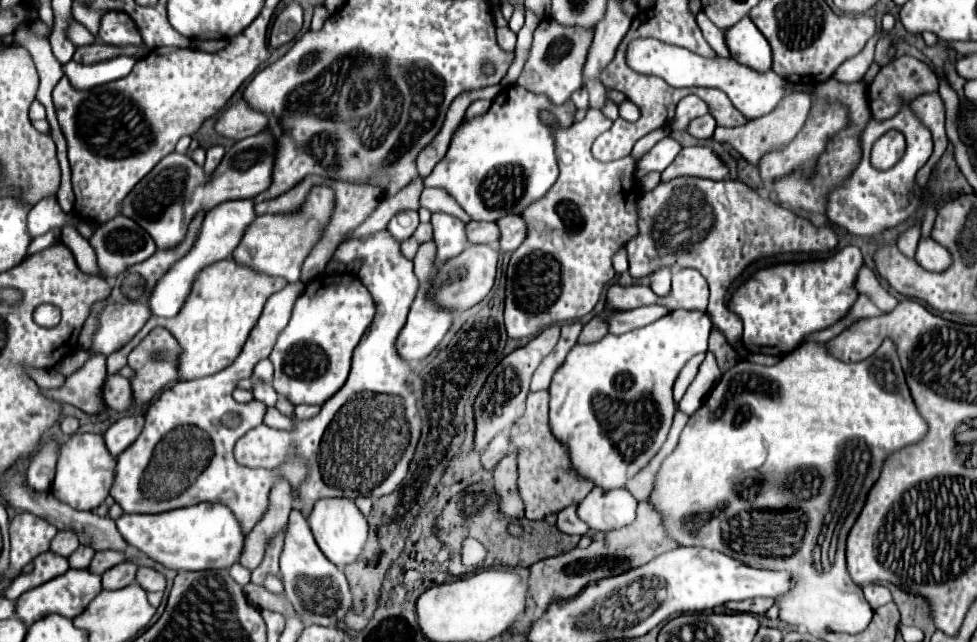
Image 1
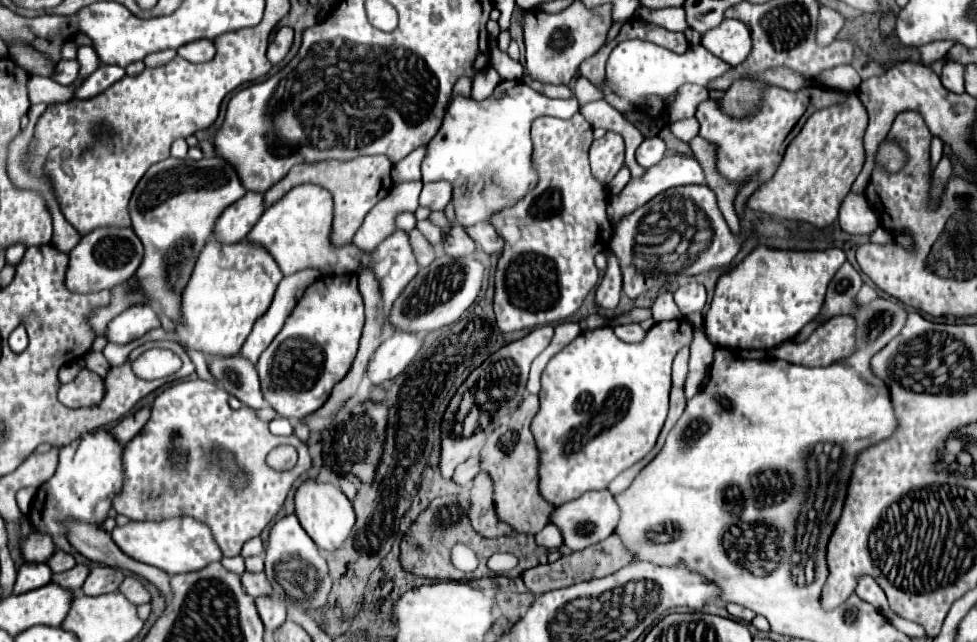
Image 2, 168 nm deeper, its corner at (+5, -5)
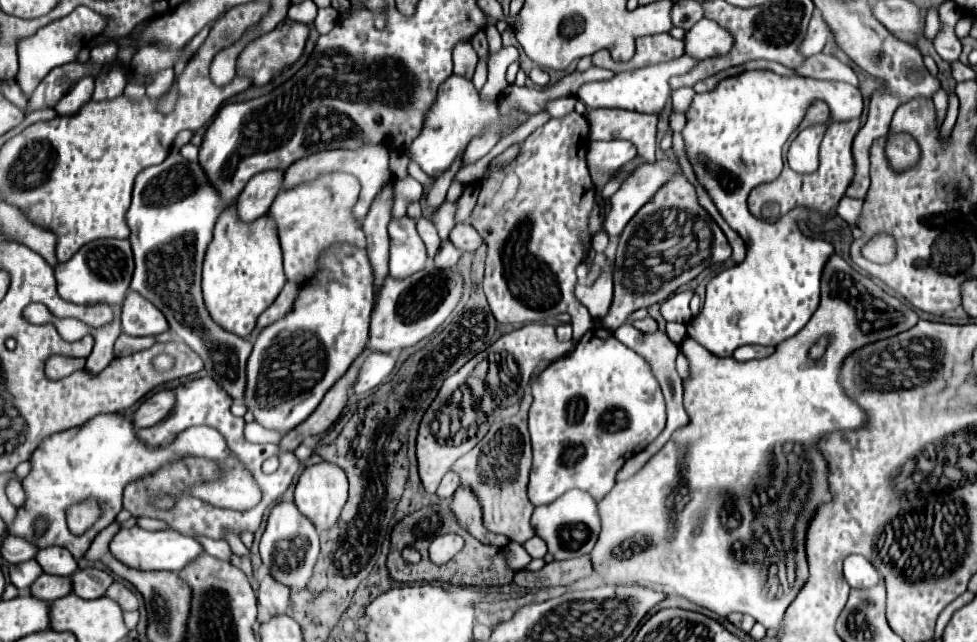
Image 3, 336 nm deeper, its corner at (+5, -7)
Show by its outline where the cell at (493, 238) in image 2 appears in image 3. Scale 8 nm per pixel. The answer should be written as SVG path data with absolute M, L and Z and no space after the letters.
M455 225L449 233L449 241L461 249L461 251L475 251L479 245L483 245L483 239L477 235L477 231L471 225Z

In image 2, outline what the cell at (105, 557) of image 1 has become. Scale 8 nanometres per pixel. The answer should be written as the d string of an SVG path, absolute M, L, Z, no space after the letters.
M75 565L73 569L69 569L69 571L65 571L65 573L53 575L53 583L59 583L59 585L71 589L71 591L79 591L81 585L85 583L89 571L91 571L89 565Z

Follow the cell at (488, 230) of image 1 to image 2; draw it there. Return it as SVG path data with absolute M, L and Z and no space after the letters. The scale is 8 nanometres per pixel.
M453 225L449 237L447 237L445 243L443 243L443 249L445 249L447 255L465 257L465 255L475 253L477 243L467 235L467 231L465 231L461 225Z

